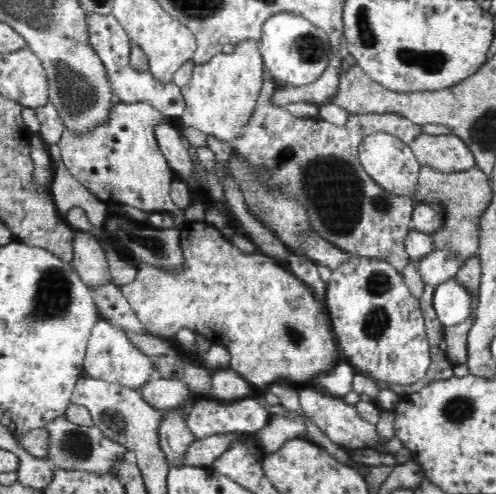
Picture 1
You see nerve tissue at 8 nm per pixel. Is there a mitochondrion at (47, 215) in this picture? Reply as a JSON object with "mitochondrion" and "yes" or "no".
{"mitochondrion":"no"}

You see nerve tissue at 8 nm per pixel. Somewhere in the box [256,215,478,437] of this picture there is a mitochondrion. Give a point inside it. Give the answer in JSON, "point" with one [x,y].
{"point":[377,322]}

